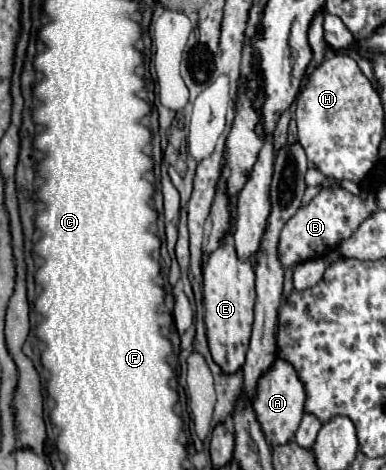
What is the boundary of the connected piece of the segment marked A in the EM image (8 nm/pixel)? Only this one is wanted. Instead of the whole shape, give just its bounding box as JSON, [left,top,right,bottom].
[253,360,305,448]

